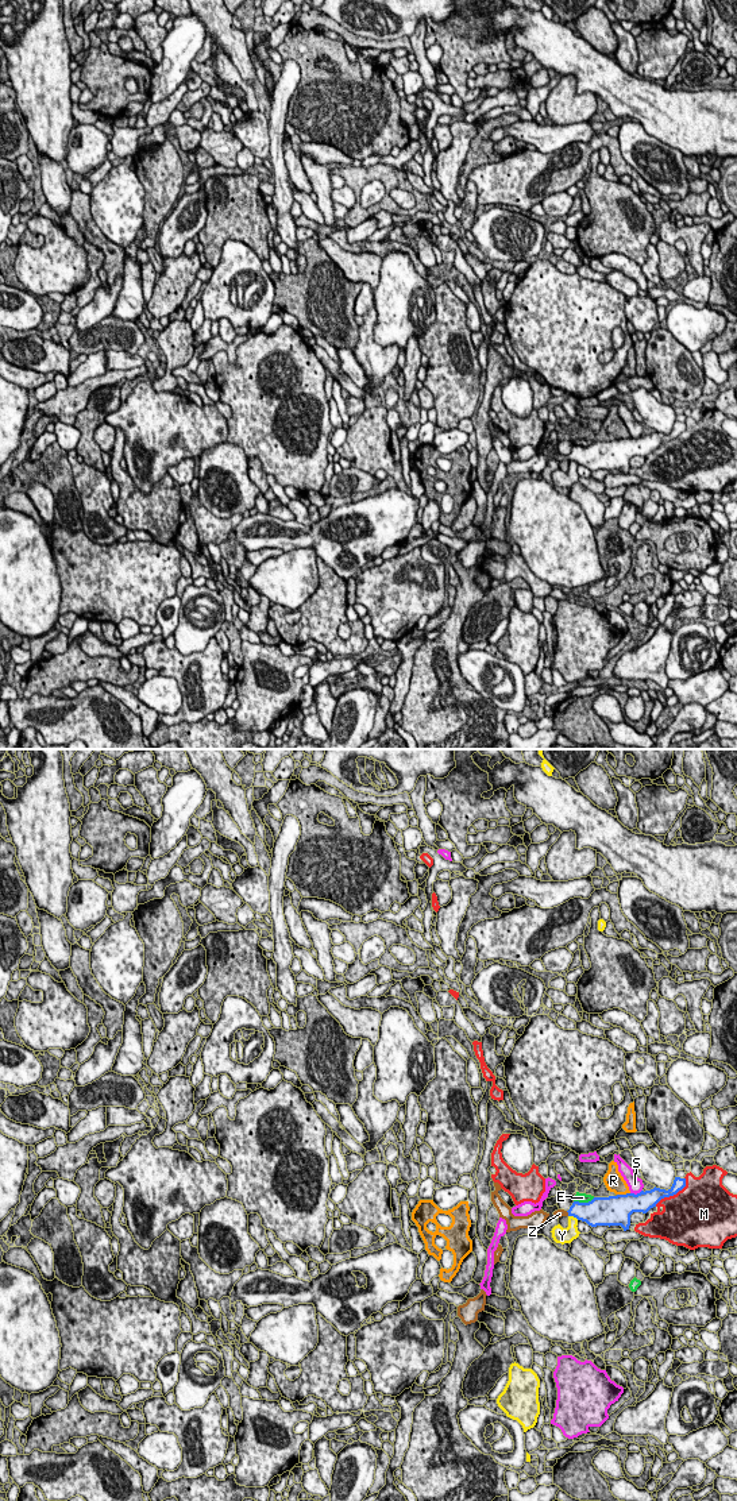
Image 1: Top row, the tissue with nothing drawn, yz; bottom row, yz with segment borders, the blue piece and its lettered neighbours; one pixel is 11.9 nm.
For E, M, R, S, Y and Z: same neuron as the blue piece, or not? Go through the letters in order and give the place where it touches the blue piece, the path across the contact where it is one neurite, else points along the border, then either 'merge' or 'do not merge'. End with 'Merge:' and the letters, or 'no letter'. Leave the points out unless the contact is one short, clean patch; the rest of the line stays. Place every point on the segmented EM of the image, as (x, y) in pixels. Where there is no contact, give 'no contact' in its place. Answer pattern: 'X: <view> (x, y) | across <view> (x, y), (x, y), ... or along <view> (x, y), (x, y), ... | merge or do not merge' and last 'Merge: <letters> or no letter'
E: yz (583, 1203) | do not merge
M: yz (672, 1195) | do not merge
R: yz (622, 1195) | do not merge
S: yz (637, 1193) | do not merge
Y: yz (574, 1216) | along yz (568, 1215), (578, 1219) | do not merge
Z: yz (568, 1214) | across yz (589, 1212), (568, 1214), (560, 1212) | merge
Merge: Z

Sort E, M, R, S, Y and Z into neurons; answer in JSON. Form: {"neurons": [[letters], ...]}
{"neurons": [["E"], ["M"], ["R"], ["S"], ["Y"], ["Z"]]}

